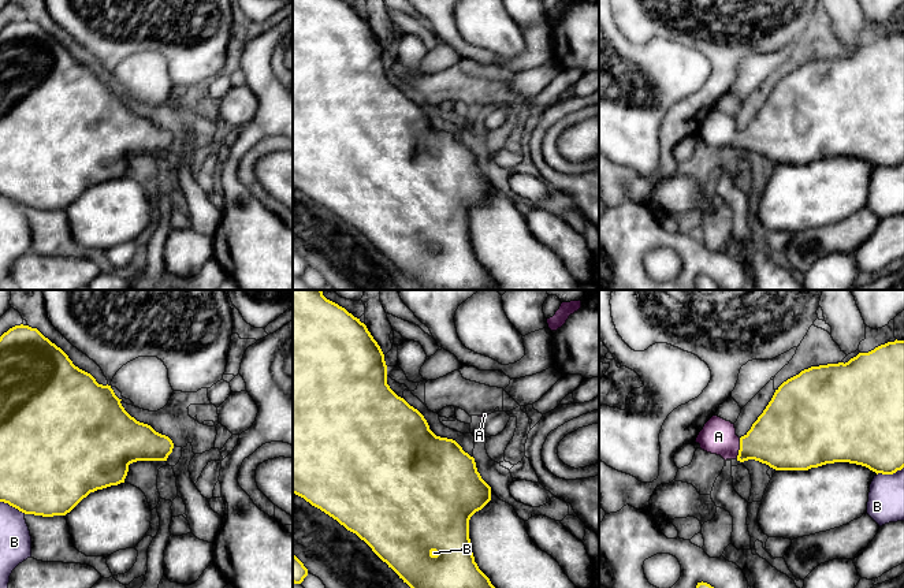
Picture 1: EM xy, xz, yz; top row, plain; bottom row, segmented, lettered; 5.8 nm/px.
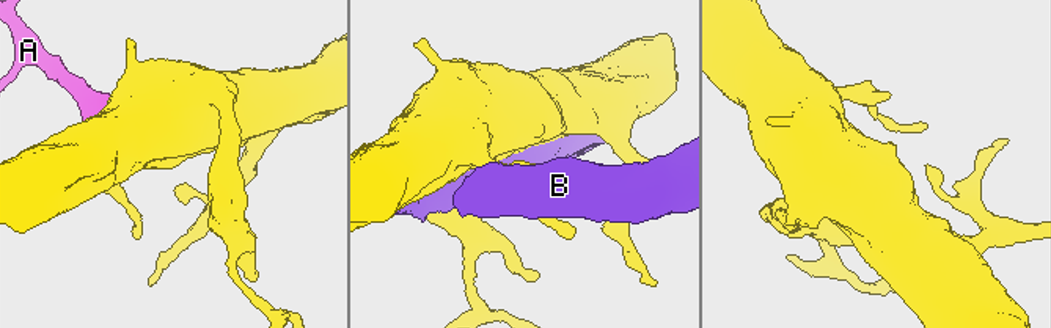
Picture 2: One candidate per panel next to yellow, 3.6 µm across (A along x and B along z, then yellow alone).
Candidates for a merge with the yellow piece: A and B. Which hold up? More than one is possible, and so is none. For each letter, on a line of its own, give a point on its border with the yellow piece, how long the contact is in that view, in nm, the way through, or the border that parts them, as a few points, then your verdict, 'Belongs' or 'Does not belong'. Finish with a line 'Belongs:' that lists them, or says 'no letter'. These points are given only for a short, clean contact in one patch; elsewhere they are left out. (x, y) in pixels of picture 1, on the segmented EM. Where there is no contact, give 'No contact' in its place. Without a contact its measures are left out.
A: Touches yellow at yz (740, 449). Shared border 130 nm. Path across: yz (781, 438), (740, 449), (730, 447), (718, 436). Belongs
B: Touches yellow at xy (12, 506). Shared border 170 nm. Does not belong
Belongs: A

